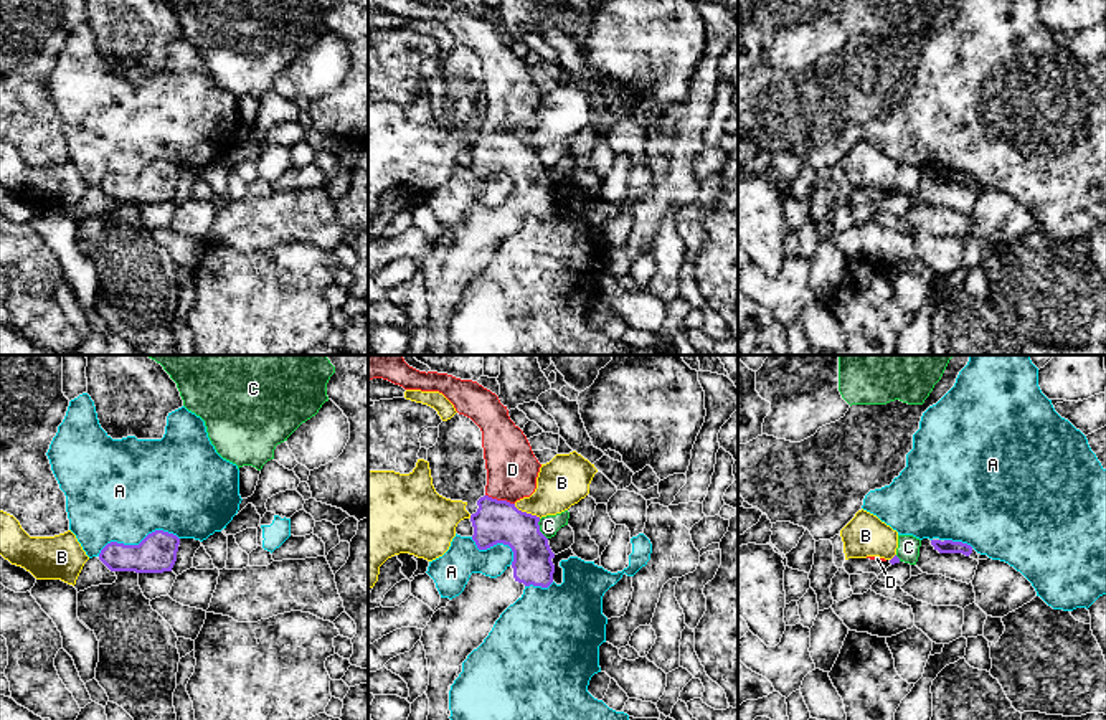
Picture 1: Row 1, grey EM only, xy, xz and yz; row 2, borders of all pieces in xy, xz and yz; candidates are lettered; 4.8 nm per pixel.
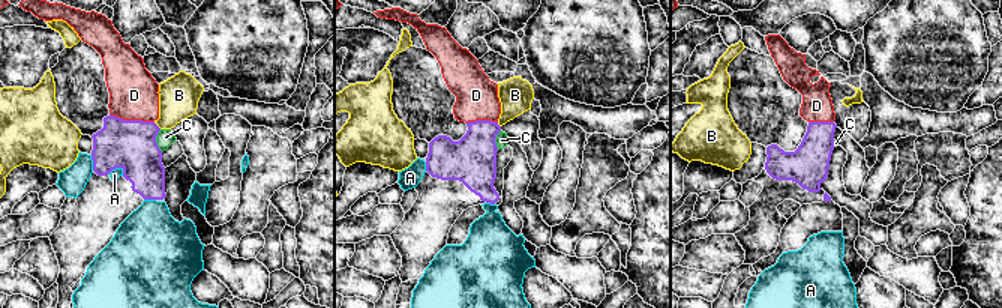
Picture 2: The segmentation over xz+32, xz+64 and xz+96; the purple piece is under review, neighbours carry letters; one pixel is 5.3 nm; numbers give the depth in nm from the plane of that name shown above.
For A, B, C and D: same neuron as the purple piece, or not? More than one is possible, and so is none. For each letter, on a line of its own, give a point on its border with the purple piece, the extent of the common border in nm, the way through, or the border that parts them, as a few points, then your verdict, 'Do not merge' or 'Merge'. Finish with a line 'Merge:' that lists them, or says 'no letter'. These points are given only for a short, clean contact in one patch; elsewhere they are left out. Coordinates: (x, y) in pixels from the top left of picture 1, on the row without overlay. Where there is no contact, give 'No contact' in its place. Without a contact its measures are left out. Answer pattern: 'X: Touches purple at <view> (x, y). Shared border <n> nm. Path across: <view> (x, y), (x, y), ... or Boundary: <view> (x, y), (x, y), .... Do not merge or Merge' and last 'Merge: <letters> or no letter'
A: Touches purple at xy (139, 174). Shared border 400 nm. Do not merge
B: Touches purple at xz (525, 142). Shared border 150 nm. Boundary: xz (514, 134), (540, 147). Do not merge
C: Touches purple at xz (538, 159). Shared border 110 nm. Boundary: xz (538, 149), (538, 159), (547, 169). Do not merge
D: Touches purple at xz (501, 131). Shared border 150 nm. Path across: xz (496, 151), (501, 131), (501, 123), (512, 99). Merge
Merge: D

